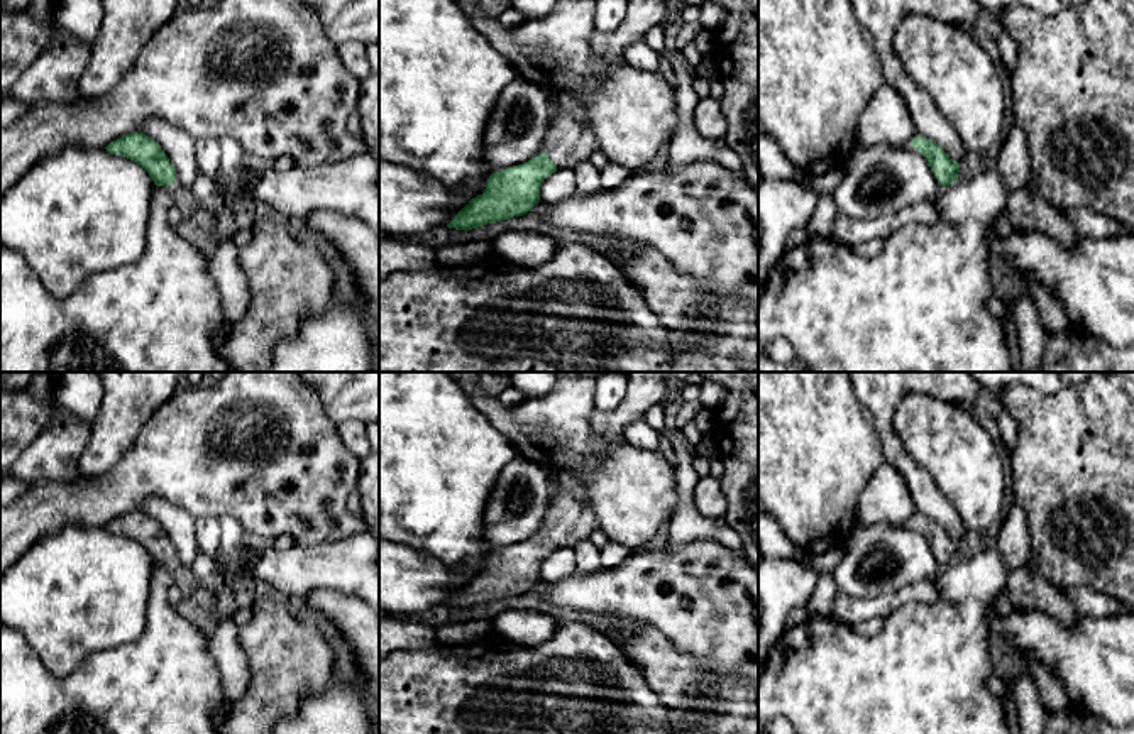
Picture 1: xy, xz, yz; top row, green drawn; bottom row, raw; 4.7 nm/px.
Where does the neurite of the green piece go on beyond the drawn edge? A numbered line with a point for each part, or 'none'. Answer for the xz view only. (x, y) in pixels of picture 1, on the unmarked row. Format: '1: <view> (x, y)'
1: xz (572, 520)

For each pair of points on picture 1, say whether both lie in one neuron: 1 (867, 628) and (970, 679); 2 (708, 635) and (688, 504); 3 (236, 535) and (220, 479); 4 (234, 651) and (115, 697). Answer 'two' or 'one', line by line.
1: two
2: two
3: two
4: two

